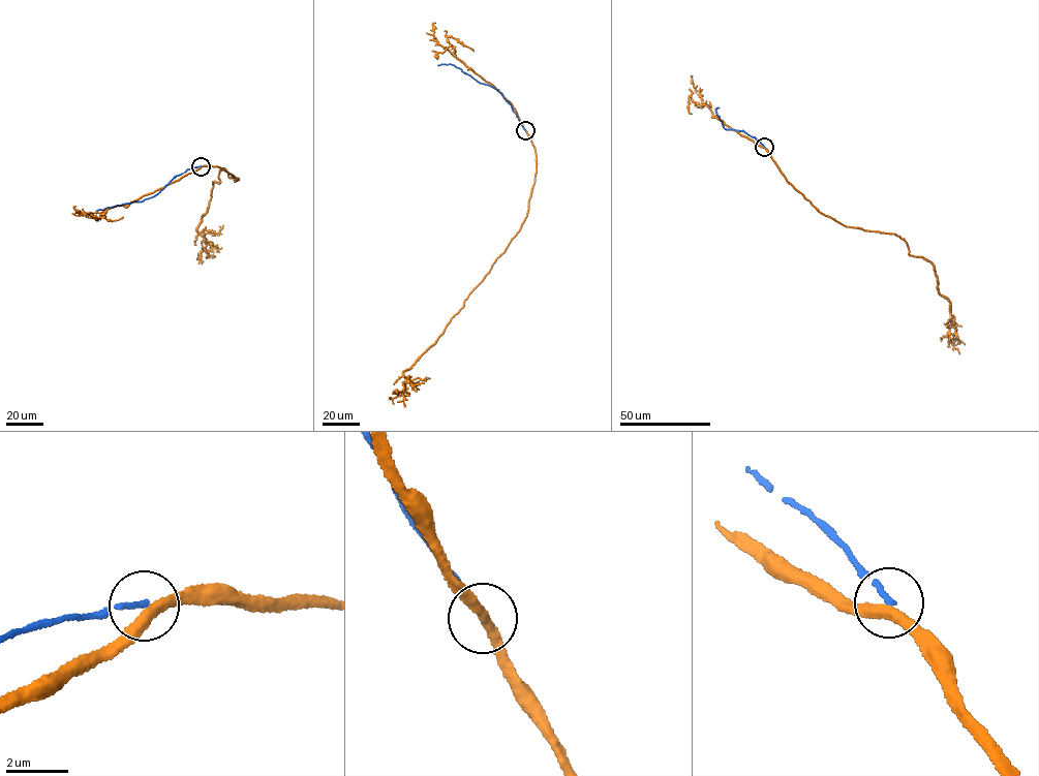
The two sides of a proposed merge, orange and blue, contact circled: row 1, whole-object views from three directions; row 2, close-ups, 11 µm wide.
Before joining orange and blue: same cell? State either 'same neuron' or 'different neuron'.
different neuron

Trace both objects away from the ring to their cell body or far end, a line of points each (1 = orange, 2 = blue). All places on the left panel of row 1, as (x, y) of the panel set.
1: (201, 166), (214, 165), (239, 179), (221, 168), (220, 183), (212, 183), (196, 229), (206, 241), (197, 260)
2: (201, 166), (175, 177), (153, 196), (96, 211)

